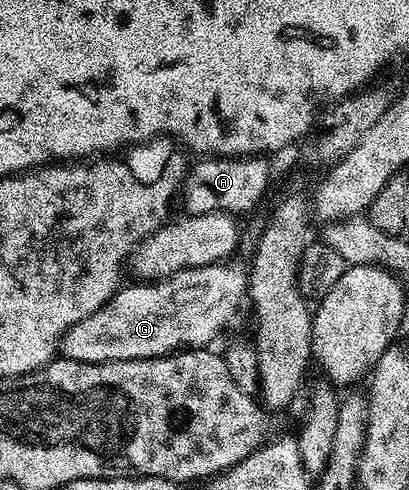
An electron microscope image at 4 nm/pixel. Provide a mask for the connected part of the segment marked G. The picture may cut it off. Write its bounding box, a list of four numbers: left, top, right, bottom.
[61,263,249,363]

